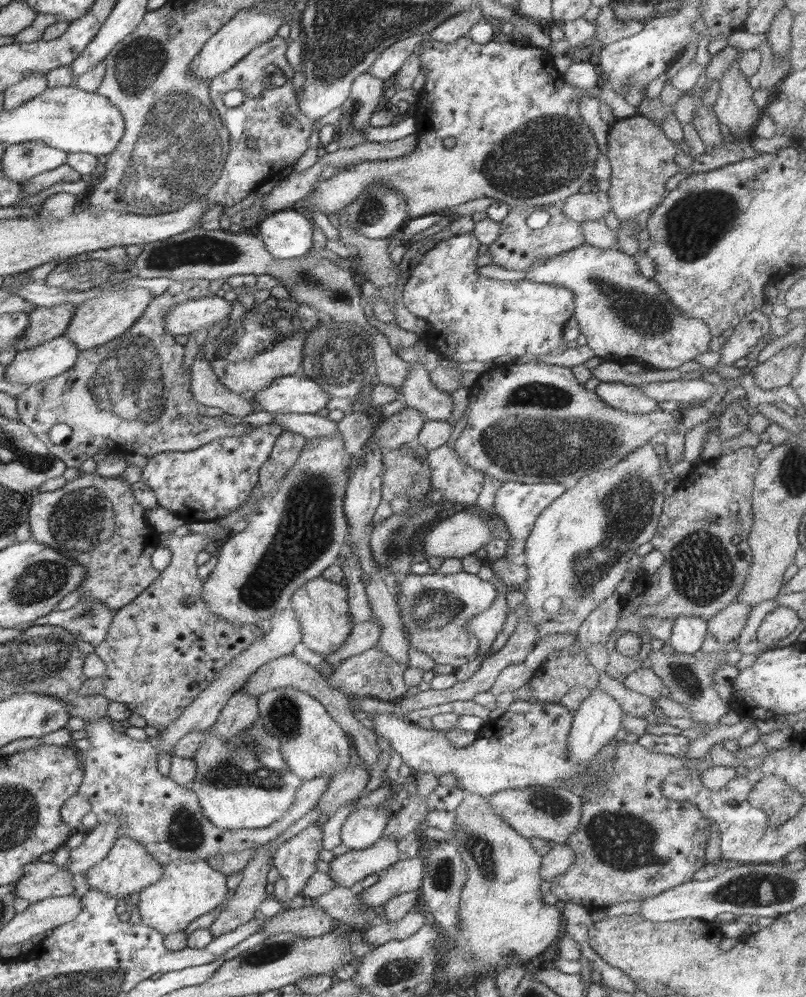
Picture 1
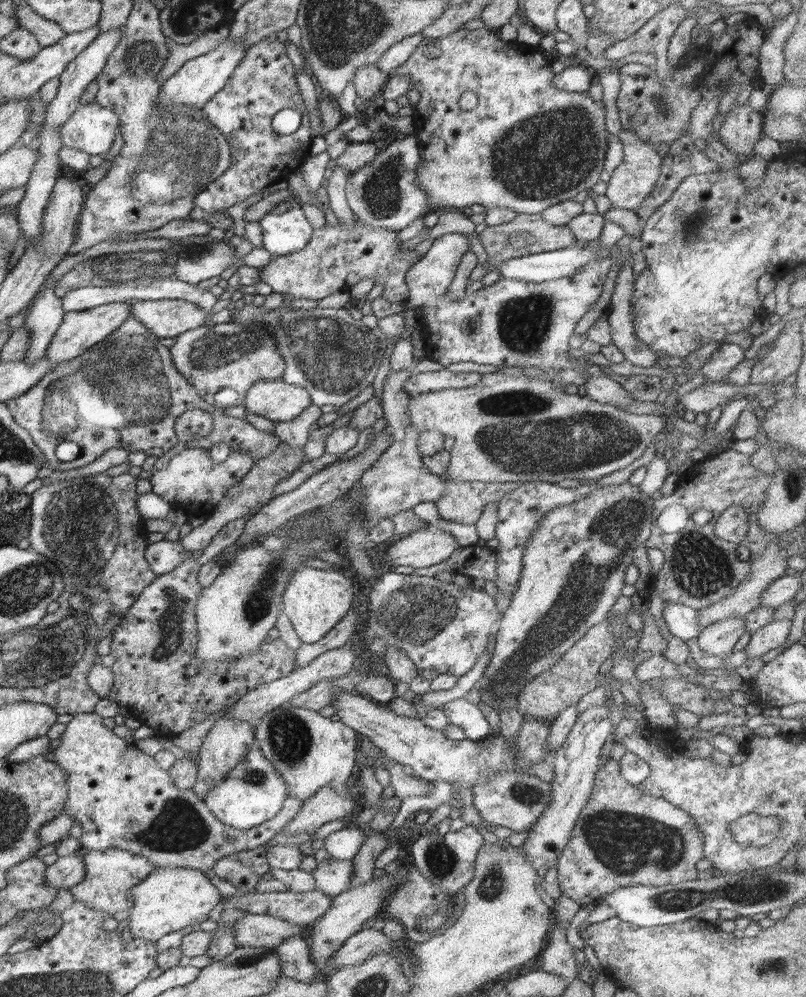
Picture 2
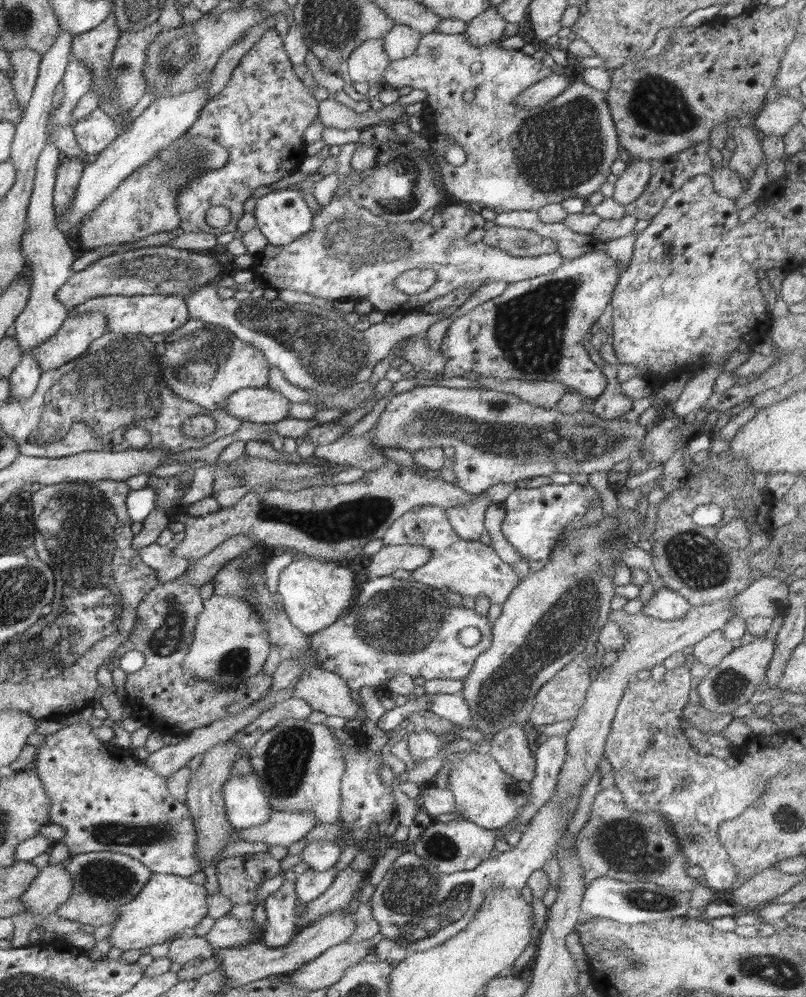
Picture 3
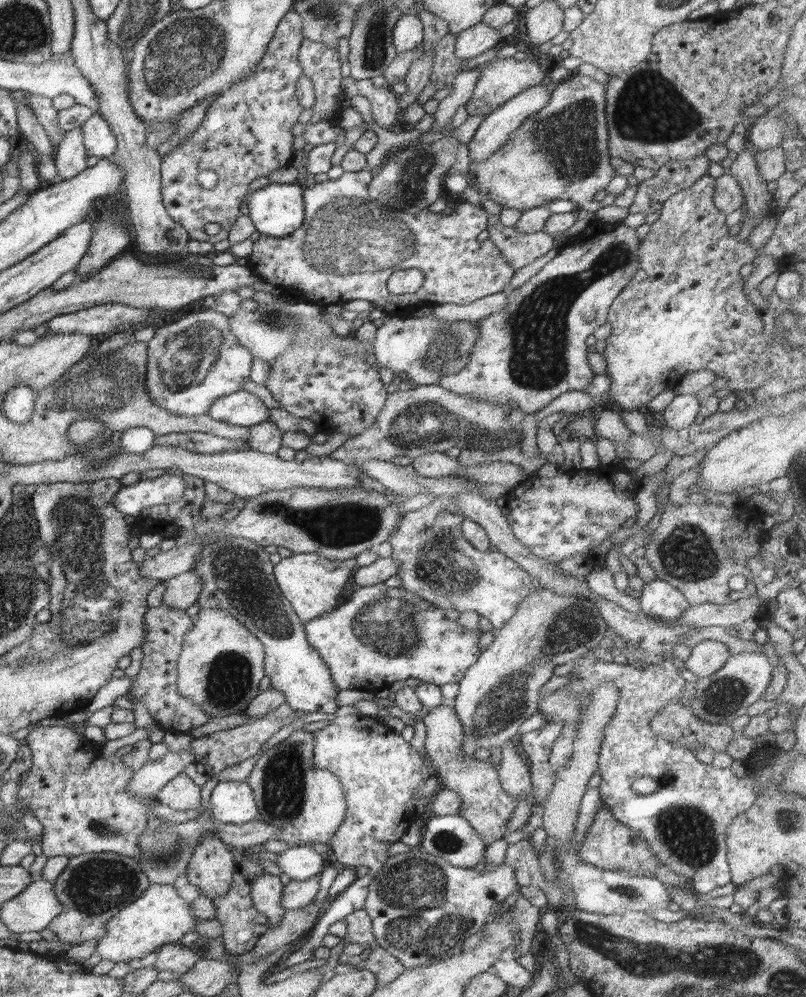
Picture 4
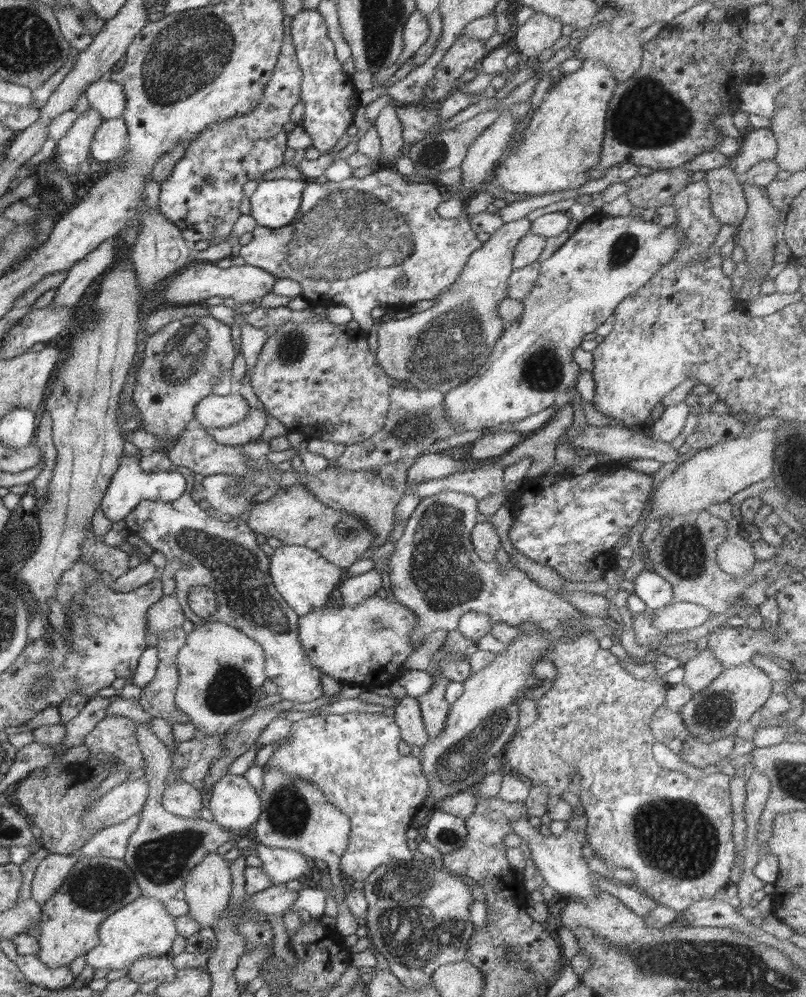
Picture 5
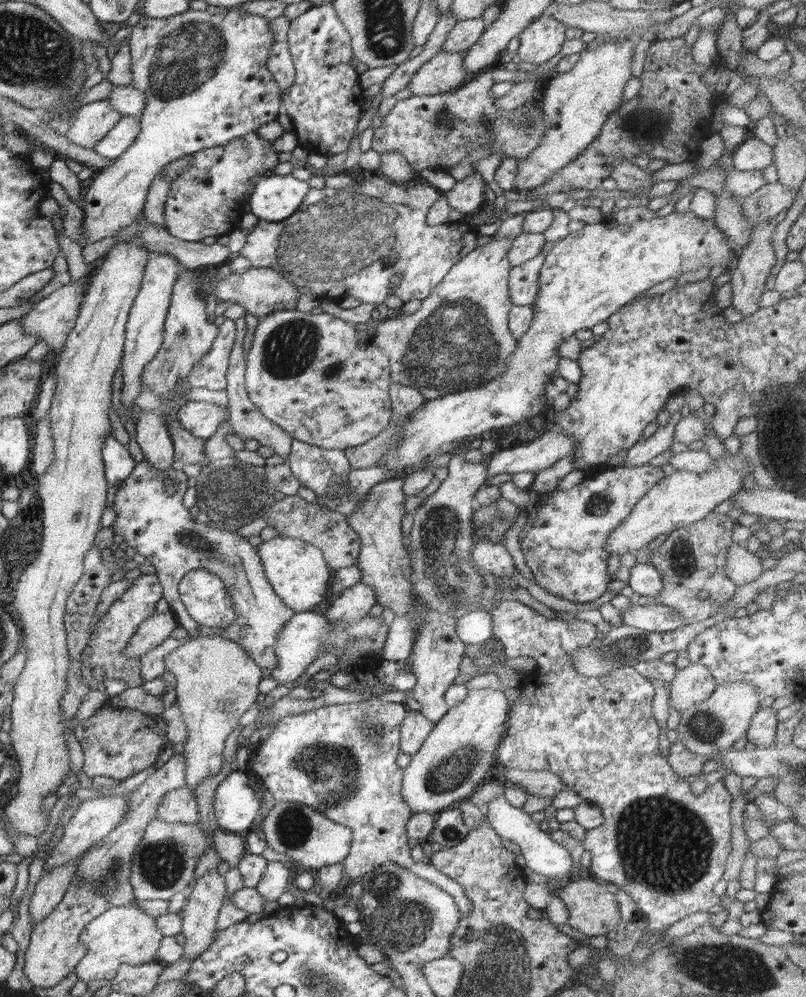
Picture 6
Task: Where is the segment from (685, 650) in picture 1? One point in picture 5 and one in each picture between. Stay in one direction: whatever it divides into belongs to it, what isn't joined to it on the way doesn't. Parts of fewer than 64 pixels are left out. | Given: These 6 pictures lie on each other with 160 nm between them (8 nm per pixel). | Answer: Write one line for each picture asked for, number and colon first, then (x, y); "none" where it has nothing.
2: (683, 622)
3: (666, 605)
4: (659, 599)
5: (656, 593)

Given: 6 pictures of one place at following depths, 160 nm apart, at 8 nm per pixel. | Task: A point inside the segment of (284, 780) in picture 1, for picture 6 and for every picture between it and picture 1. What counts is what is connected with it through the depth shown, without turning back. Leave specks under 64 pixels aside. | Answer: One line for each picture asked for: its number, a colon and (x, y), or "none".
2: (254, 792)
3: (246, 806)
4: (233, 802)
5: (235, 804)
6: (236, 806)

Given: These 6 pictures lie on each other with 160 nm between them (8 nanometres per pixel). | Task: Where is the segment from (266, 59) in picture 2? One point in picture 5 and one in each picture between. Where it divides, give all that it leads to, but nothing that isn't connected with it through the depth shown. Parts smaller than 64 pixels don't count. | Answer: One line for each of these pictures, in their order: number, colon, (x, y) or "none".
3: (260, 117)
4: (246, 134)
5: (232, 151)

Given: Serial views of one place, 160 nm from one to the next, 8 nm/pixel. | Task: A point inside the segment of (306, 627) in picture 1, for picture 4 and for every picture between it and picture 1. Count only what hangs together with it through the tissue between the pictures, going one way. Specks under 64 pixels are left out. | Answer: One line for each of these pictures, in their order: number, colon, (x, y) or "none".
2: (315, 600)
3: (314, 593)
4: (312, 584)

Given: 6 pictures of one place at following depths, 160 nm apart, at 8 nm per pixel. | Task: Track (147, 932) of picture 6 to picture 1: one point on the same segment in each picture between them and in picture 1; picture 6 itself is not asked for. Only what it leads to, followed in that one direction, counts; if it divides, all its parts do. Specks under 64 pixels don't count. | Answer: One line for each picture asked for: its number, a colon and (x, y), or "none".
1: (188, 889)
2: (167, 900)
3: (168, 906)
4: (159, 916)
5: (143, 928)

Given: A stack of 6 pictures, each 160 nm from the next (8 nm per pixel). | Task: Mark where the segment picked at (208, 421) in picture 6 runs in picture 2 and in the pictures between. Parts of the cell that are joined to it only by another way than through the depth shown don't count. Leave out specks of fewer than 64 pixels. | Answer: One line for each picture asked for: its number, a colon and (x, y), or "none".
2: (276, 400)
3: (261, 405)
4: (241, 408)
5: (213, 411)

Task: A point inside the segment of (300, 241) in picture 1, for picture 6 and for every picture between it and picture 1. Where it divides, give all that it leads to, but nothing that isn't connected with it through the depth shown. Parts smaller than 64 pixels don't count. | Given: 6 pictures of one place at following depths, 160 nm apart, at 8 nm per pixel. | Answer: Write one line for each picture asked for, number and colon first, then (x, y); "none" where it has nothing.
2: (285, 229)
3: (282, 216)
4: (276, 210)
5: (275, 203)
6: (274, 197)

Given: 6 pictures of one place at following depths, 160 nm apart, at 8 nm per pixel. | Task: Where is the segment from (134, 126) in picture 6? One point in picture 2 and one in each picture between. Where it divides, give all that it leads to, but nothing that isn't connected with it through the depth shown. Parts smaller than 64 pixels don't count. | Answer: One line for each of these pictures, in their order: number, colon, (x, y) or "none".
2: (92, 129)
3: (97, 131)
4: (99, 141)
5: (109, 142)

